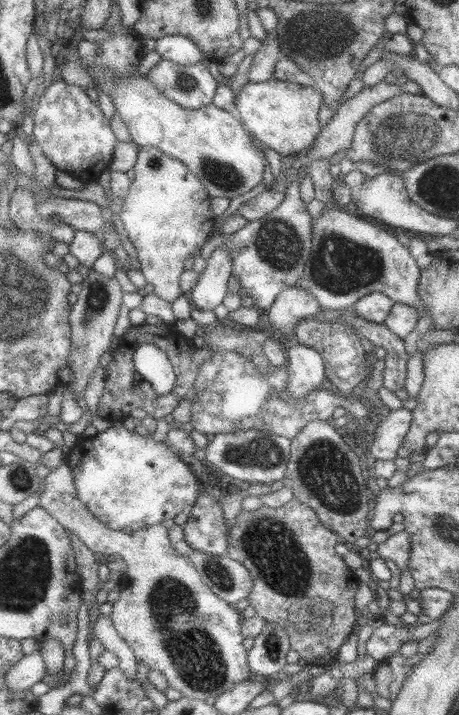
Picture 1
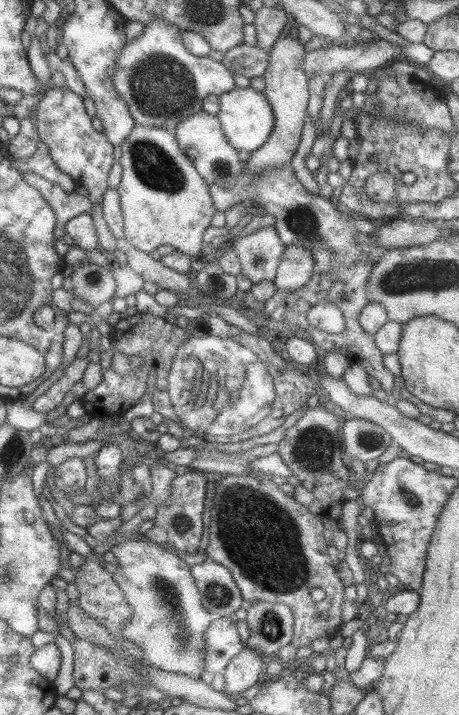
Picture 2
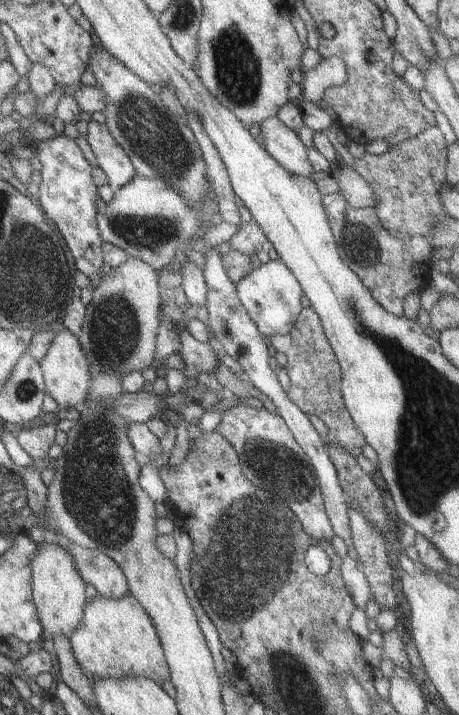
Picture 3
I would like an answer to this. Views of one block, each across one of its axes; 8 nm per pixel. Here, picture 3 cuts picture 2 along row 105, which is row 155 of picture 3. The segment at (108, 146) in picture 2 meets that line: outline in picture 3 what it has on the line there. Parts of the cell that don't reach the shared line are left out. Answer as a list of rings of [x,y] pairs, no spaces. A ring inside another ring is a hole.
[[[65,134],[55,135],[49,140],[37,141],[33,146],[36,157],[41,164],[39,170],[41,181],[37,186],[34,200],[43,211],[43,216],[51,221],[63,236],[73,256],[75,268],[89,278],[91,288],[101,282],[101,236],[95,224],[95,200],[99,198],[97,186],[92,180],[91,166],[75,140]]]

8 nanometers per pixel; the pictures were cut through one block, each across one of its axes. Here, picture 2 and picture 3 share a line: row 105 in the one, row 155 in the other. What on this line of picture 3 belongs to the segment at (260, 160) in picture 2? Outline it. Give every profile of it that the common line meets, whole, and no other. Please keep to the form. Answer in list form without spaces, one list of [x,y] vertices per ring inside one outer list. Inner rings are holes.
[[[275,115],[264,118],[260,122],[259,136],[265,152],[283,170],[310,178],[316,176],[311,164],[307,162],[306,147],[299,141],[297,133],[283,126]]]

